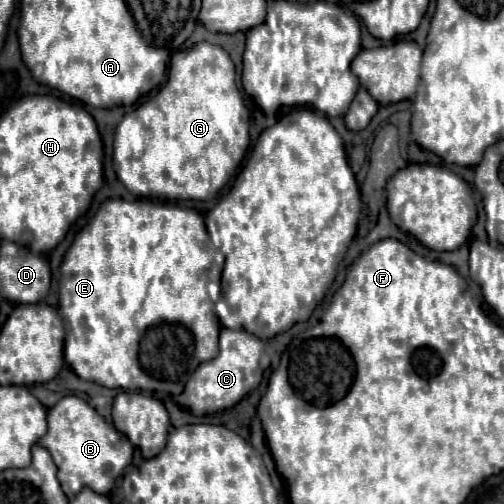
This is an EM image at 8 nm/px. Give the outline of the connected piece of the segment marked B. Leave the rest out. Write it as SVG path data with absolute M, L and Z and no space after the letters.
M66 395L48 409L48 431L38 443L50 451L58 467L62 490L68 499L74 497L82 487L90 487L96 493L108 495L116 479L130 465L134 453L130 441L126 441L126 437L122 437L114 425L106 423L96 409L76 395Z

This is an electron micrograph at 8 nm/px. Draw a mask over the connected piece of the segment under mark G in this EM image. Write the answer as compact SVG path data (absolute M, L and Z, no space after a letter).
M196 43L170 59L164 87L136 111L128 113L114 135L114 167L124 187L138 197L150 199L214 199L240 165L248 145L250 123L242 93L236 87L236 69L230 55L212 43Z

